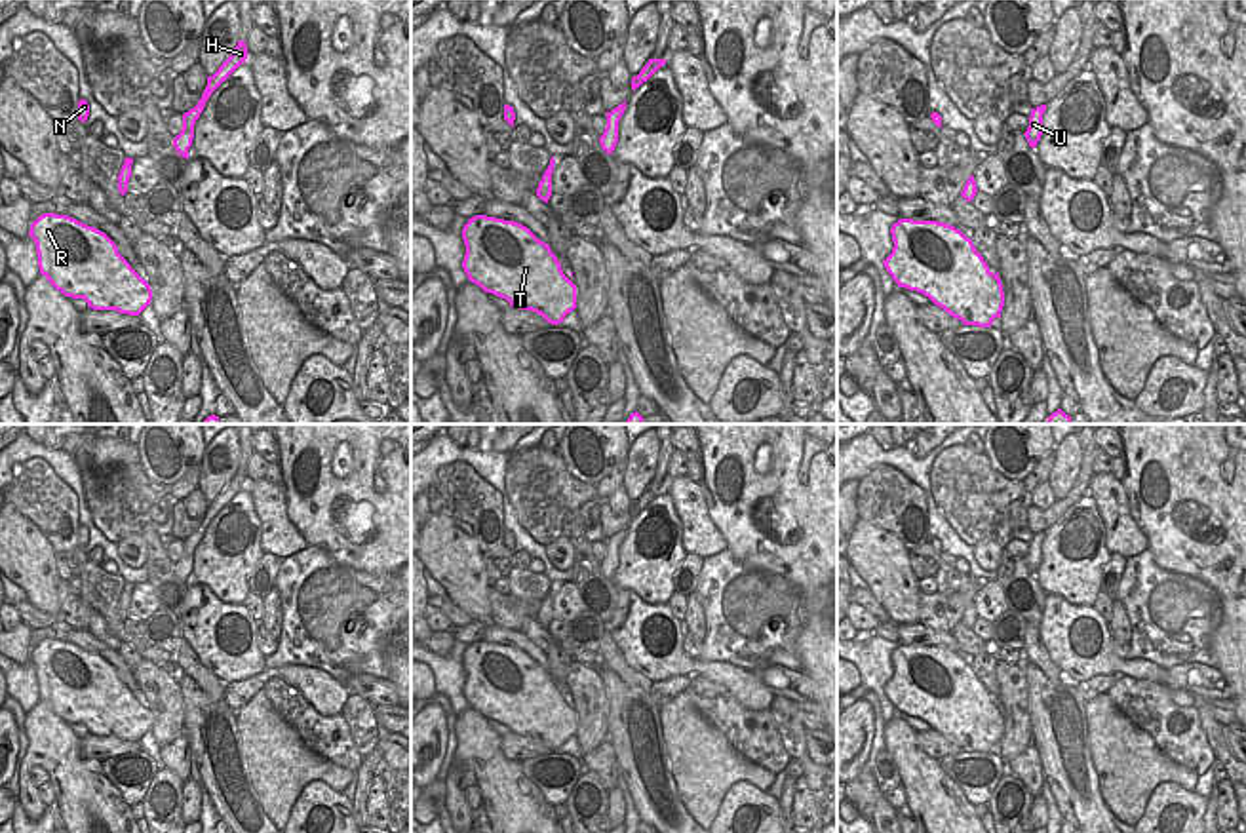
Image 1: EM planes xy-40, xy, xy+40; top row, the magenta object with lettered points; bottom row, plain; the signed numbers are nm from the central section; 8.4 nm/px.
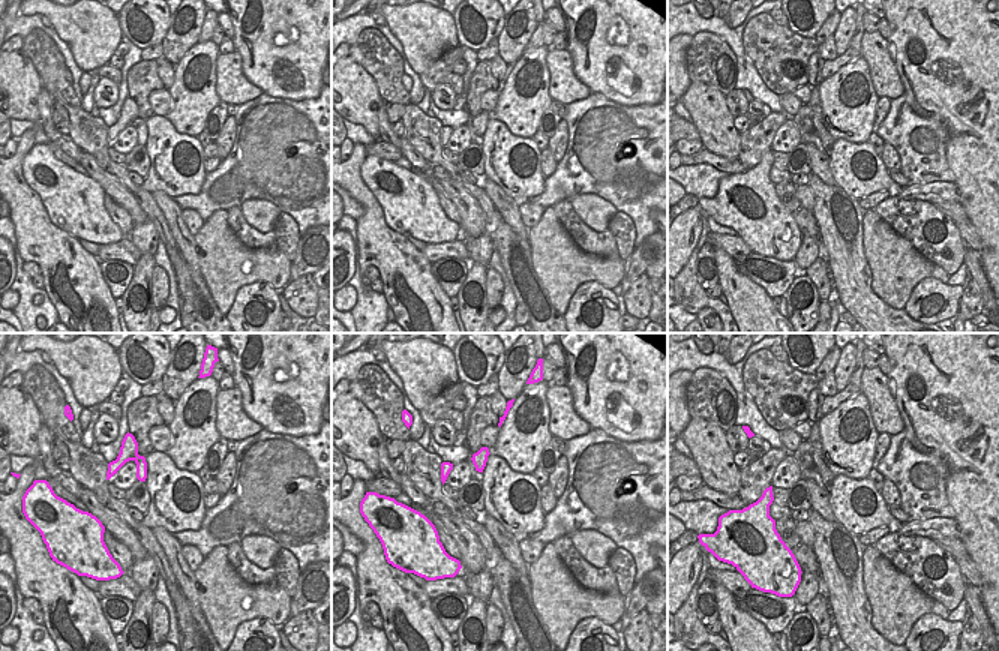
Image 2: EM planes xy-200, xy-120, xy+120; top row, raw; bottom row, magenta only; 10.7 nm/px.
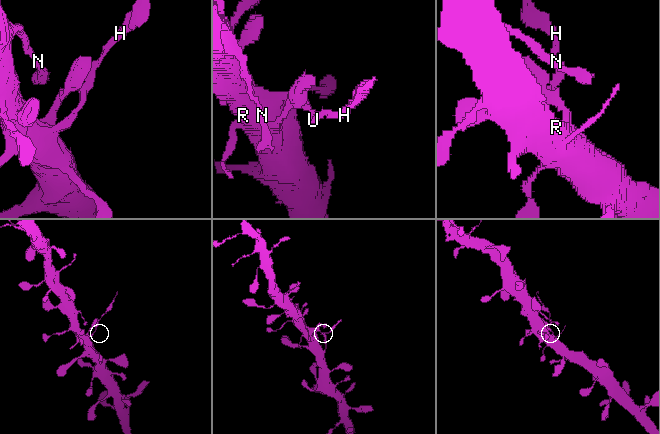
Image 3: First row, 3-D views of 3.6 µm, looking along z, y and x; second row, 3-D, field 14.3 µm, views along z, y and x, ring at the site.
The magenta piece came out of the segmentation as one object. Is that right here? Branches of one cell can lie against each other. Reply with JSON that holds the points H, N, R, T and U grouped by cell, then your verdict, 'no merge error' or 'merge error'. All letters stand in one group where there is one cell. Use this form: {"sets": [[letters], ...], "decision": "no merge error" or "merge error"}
{"sets": [["H", "N", "R", "T", "U"]], "decision": "no merge error"}

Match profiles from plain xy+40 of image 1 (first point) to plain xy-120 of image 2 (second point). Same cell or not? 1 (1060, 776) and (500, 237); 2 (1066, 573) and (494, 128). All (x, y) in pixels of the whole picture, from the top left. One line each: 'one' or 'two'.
1: one
2: two

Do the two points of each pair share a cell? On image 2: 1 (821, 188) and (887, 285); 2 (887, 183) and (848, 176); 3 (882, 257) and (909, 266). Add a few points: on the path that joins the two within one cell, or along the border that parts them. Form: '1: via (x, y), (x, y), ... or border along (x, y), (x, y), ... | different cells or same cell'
1: border along (864, 215), (863, 254), (870, 270), (872, 285) | different cells
2: via (878, 182), (863, 182), (857, 177) | same cell
3: via (888, 257), (899, 266), (903, 266) | same cell

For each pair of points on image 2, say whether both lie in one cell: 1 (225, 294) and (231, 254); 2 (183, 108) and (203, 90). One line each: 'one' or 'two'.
1: one
2: one

